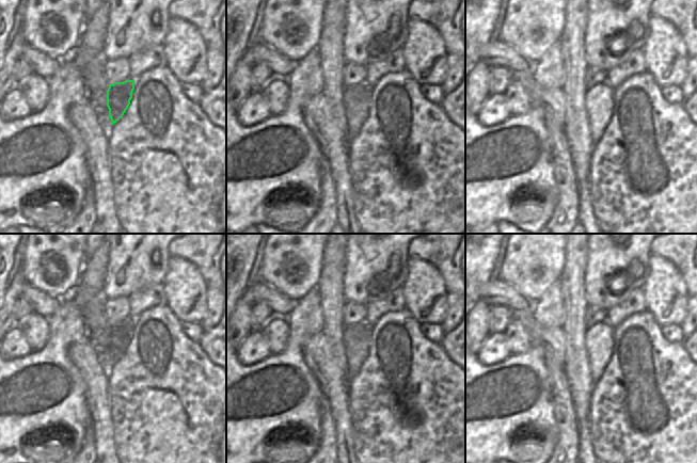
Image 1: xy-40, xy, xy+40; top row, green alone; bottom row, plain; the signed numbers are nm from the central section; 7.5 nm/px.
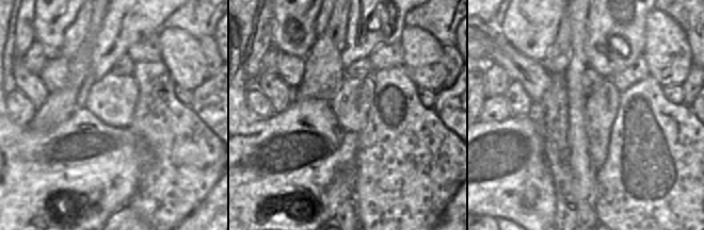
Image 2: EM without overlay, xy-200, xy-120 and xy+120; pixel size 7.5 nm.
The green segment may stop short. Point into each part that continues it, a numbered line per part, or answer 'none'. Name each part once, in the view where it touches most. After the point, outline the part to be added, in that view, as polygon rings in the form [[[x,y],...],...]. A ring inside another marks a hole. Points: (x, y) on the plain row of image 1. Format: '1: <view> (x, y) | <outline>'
none

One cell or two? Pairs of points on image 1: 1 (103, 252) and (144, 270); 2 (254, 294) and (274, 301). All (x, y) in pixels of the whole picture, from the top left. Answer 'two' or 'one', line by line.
1: two
2: one

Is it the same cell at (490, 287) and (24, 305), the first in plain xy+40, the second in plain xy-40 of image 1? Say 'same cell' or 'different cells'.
different cells

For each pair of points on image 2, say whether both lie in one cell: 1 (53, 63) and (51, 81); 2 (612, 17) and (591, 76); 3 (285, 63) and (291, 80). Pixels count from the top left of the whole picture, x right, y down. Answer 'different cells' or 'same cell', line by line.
1: same cell
2: different cells
3: same cell

